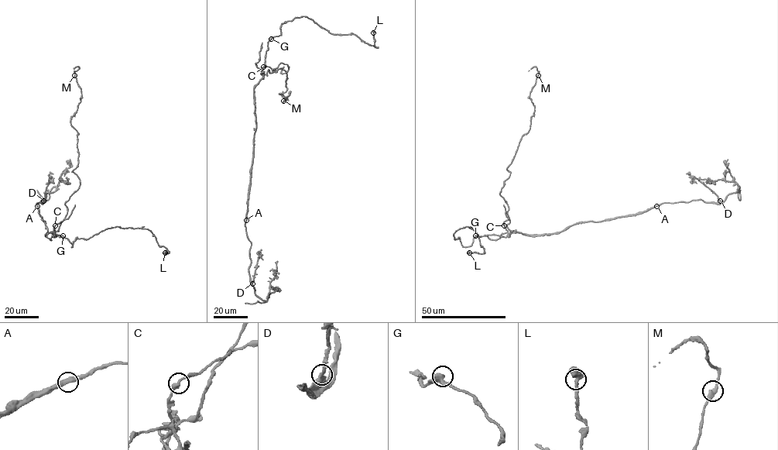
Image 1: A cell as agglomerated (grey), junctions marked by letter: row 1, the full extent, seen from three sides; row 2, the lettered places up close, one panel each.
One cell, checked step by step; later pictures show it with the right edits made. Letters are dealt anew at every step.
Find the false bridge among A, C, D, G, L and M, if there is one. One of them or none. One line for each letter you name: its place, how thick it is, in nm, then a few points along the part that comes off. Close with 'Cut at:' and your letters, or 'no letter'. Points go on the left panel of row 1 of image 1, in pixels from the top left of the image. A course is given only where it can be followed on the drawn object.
A: (37, 206) | 500 nm | (37, 206), (45, 235), (57, 231), (80, 184), (73, 70)
Cut at: A

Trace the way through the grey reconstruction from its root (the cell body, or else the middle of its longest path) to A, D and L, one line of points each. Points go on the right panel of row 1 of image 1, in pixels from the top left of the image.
A: (546, 233), (560, 232), (579, 222), (635, 215), (656, 206)
D: (546, 233), (560, 232), (579, 222), (635, 215), (663, 203), (701, 199), (718, 203), (720, 200)
L: (546, 233), (474, 236), (471, 245), (464, 246), (453, 234), (465, 227), (476, 232), (484, 252), (469, 252)

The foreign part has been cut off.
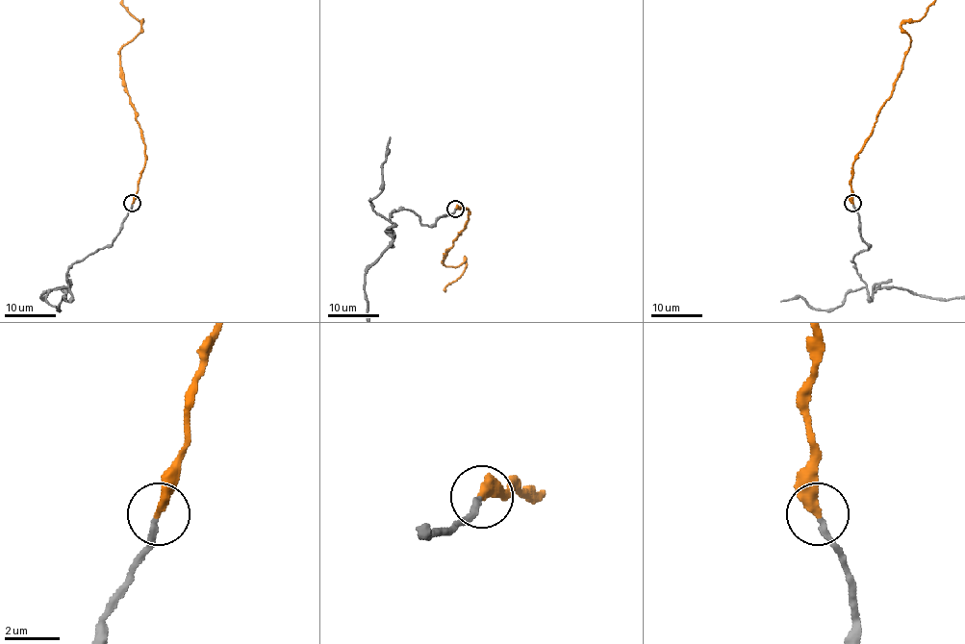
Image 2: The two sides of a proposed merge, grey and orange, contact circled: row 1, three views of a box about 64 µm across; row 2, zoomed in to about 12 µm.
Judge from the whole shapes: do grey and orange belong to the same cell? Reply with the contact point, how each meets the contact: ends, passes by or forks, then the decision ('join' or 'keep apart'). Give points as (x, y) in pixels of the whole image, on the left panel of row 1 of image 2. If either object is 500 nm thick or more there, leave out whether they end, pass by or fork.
(132, 203) | grey ends | orange ends | join

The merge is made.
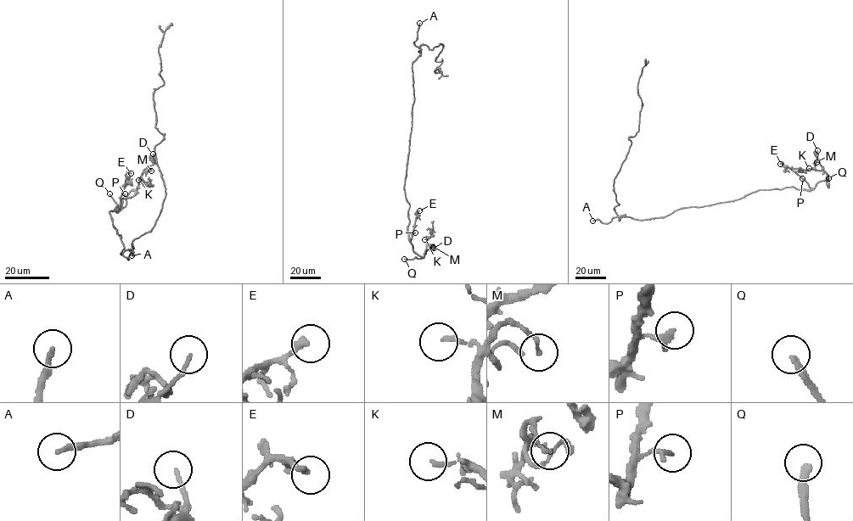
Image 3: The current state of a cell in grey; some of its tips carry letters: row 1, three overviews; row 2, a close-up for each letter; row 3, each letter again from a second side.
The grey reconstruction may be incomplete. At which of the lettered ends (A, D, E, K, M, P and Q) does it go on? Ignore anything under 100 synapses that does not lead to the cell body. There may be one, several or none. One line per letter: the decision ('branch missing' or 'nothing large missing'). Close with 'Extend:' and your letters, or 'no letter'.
A: branch missing
D: nothing large missing
E: nothing large missing
K: nothing large missing
M: nothing large missing
P: nothing large missing
Q: branch missing
Extend: A, Q

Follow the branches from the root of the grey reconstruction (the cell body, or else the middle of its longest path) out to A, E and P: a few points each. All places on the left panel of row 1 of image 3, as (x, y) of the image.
A: (122, 252), (121, 254), (132, 249), (132, 254), (131, 249), (122, 253), (128, 259), (131, 255)
E: (122, 252), (124, 245), (109, 211), (118, 210), (116, 206), (115, 210), (129, 177), (125, 175), (131, 173)
P: (122, 252), (124, 245), (109, 211), (118, 210), (116, 206), (125, 193)

